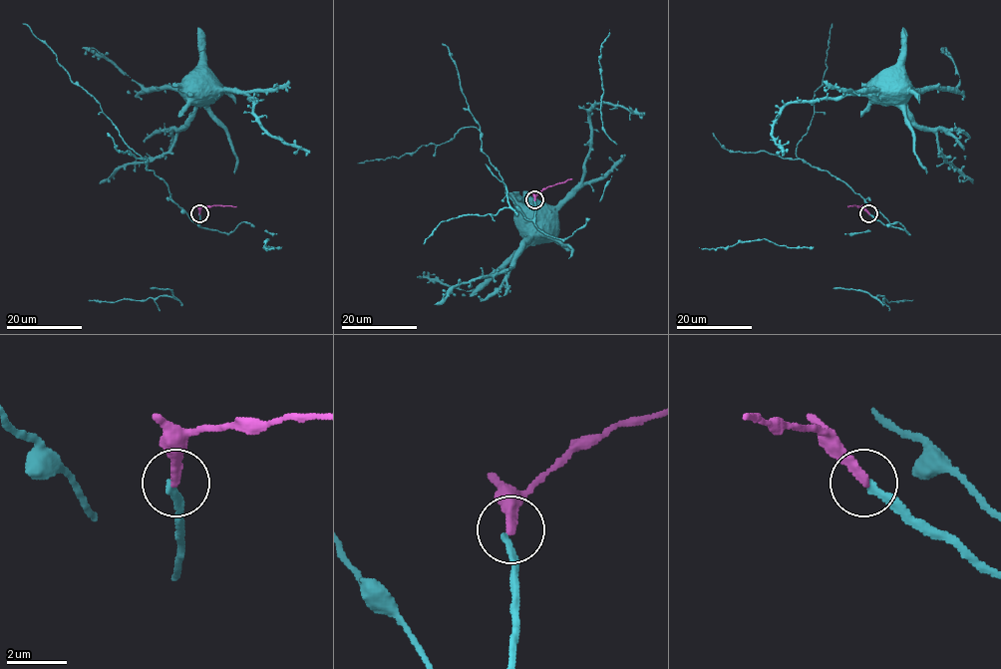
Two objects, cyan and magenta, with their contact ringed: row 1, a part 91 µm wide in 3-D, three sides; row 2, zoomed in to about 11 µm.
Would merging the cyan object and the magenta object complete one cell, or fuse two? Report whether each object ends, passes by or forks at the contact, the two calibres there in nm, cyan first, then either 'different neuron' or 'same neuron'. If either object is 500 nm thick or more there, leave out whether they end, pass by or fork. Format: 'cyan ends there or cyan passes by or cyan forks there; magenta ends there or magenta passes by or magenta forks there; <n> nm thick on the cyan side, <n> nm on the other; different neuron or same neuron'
cyan ends there; magenta ends there; 240 nm thick on the cyan side, 320 nm on the other; same neuron

